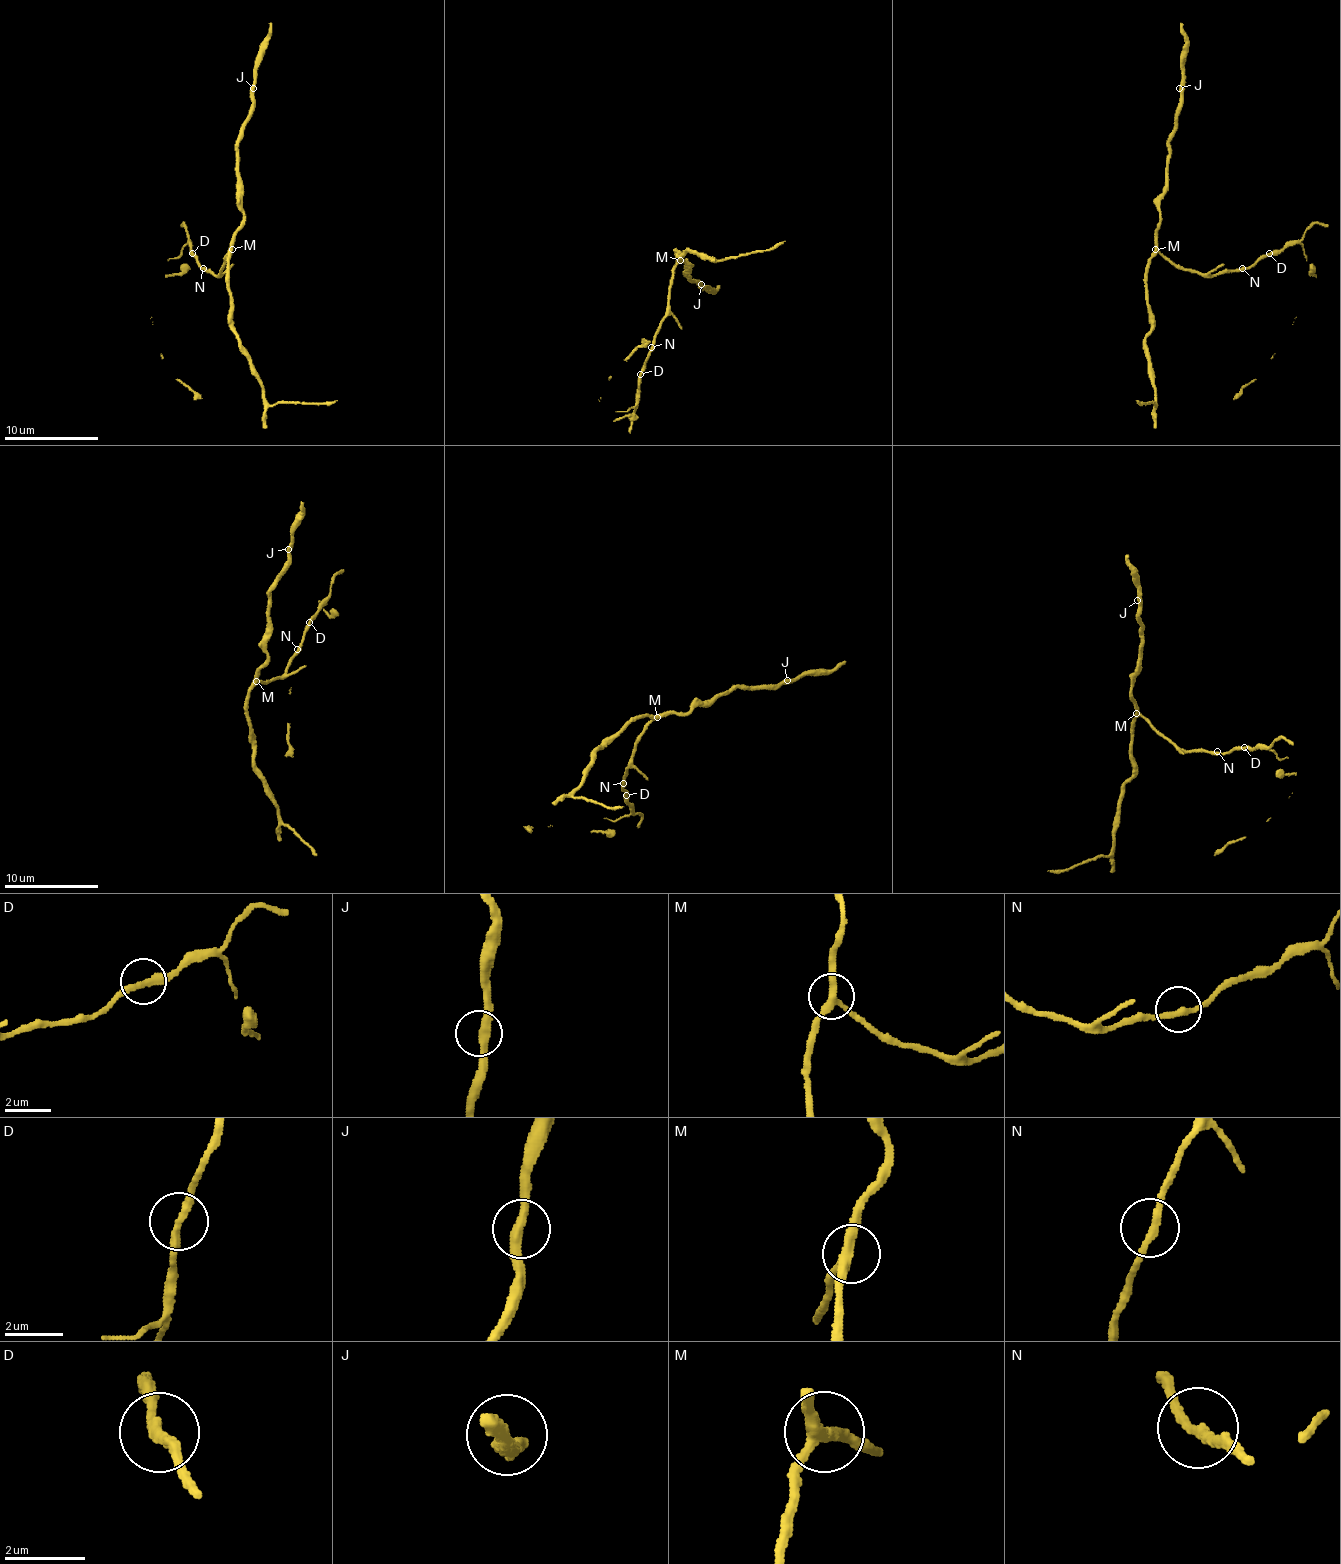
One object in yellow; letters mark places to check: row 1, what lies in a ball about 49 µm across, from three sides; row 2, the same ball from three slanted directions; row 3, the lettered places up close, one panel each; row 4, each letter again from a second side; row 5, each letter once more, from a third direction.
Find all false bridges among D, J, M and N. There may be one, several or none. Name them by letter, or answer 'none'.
none

